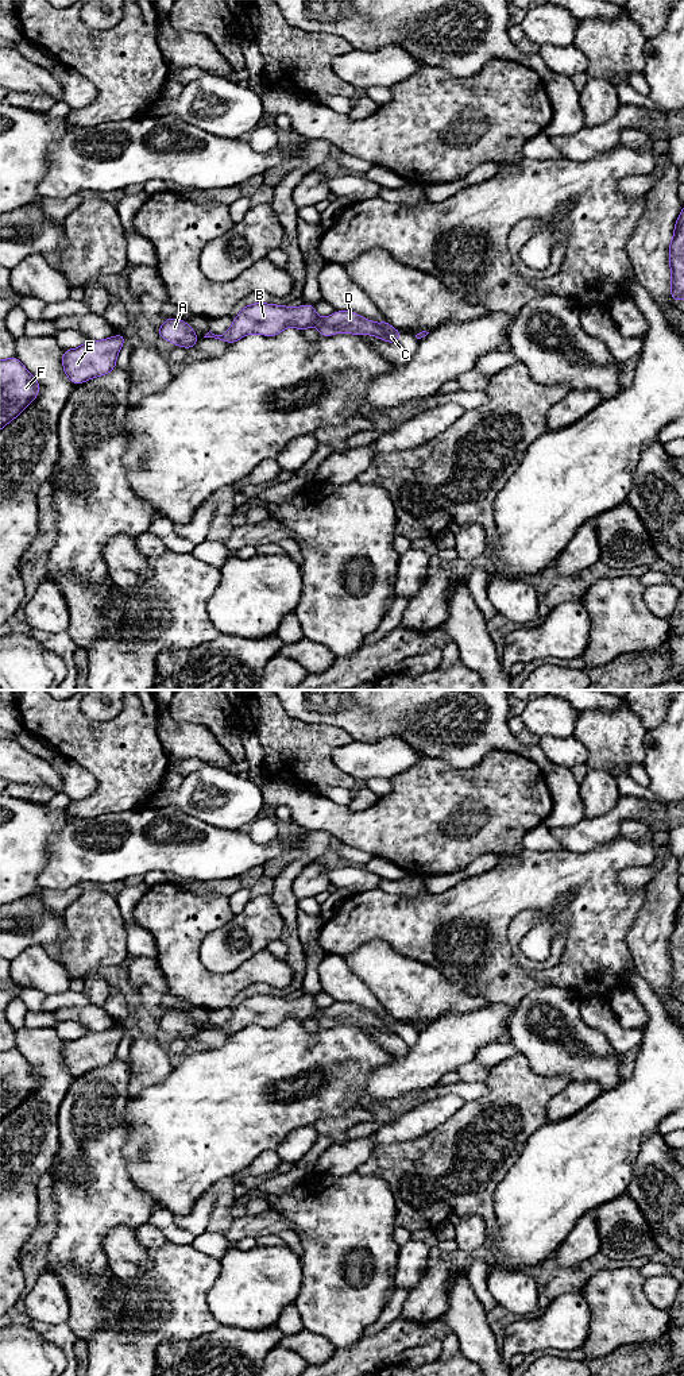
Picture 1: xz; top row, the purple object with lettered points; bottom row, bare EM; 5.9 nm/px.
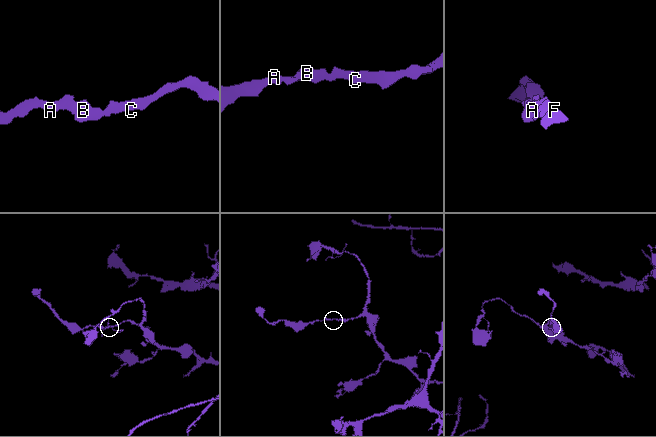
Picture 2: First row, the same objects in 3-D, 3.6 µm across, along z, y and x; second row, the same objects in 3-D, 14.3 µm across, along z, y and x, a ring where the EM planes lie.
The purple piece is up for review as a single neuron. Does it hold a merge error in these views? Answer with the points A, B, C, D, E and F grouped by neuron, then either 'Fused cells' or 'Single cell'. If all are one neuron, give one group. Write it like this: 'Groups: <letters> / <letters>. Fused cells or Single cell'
Groups: A B C D E F. Single cell

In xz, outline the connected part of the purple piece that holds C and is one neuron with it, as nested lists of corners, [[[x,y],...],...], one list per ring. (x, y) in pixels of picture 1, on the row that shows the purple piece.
[[[256,302],[243,307],[225,334],[215,335],[209,331],[204,338],[215,338],[232,344],[248,334],[277,336],[286,327],[305,331],[312,325],[318,328],[320,336],[332,336],[340,331],[352,335],[374,335],[389,343],[398,343],[398,336],[403,334],[393,328],[384,319],[379,325],[355,312],[336,311],[329,317],[318,317],[310,304],[287,308],[286,305]]]

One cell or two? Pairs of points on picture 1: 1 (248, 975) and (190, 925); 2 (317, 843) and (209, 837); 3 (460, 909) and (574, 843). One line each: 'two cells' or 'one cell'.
1: one cell
2: two cells
3: two cells

